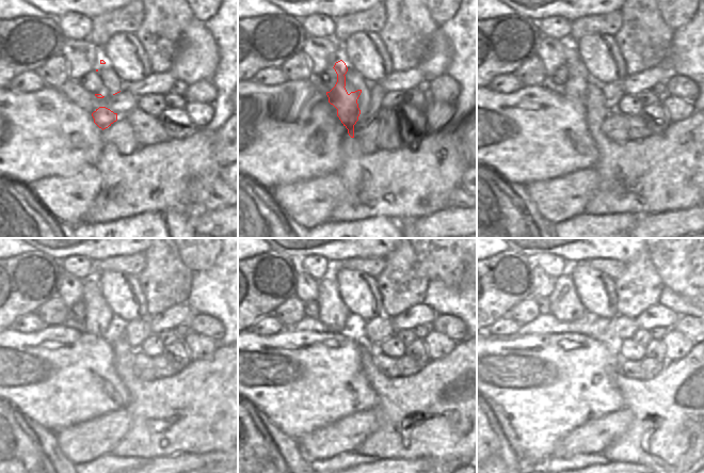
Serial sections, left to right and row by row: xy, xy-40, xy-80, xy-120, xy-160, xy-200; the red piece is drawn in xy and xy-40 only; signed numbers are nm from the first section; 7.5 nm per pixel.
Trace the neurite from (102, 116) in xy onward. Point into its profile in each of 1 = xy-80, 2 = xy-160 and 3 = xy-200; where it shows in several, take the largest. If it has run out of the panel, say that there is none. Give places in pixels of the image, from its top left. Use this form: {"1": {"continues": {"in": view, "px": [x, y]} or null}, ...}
{"1": {"continues": {"in": "xy-80", "px": [575, 88]}}, "2": {"continues": {"in": "xy-160", "px": [332, 312]}}, "3": {"continues": {"in": "xy-200", "px": [564, 303]}}}

